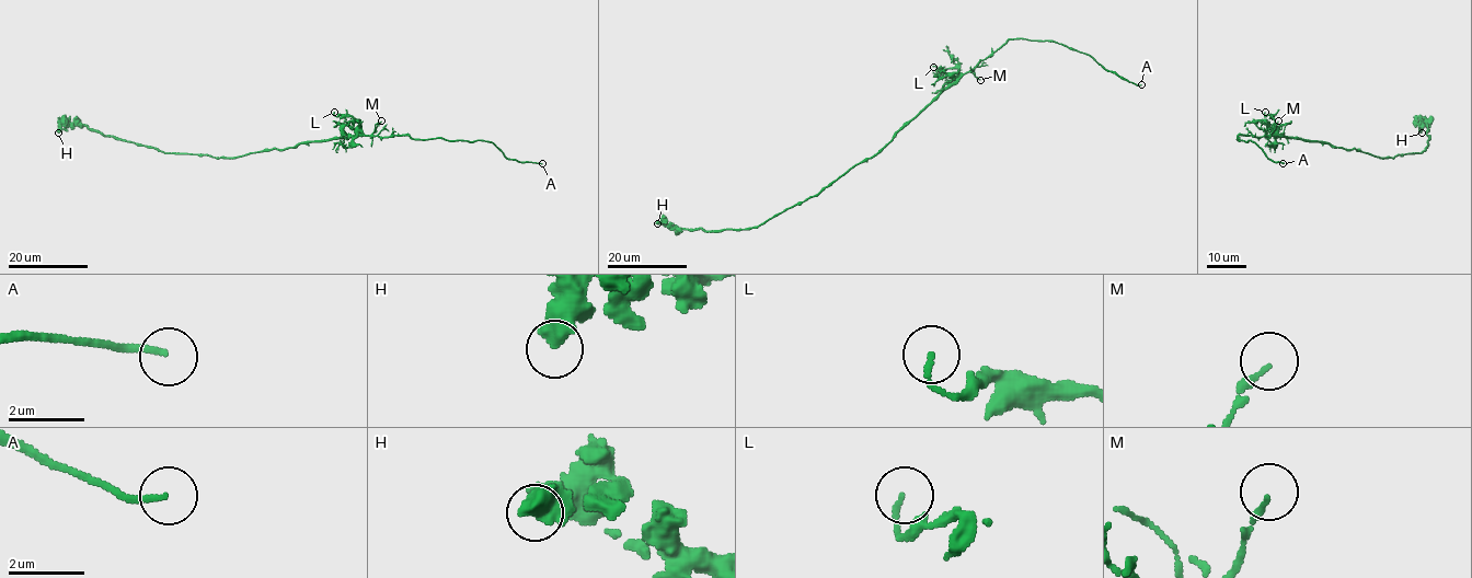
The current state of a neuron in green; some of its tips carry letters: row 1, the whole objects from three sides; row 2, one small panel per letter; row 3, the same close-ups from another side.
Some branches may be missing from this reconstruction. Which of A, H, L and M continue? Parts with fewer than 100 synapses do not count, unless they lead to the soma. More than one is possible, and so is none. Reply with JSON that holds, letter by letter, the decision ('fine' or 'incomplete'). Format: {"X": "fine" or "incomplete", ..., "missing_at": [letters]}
{"A": "incomplete", "H": "fine", "L": "fine", "M": "fine", "missing_at": ["A"]}

